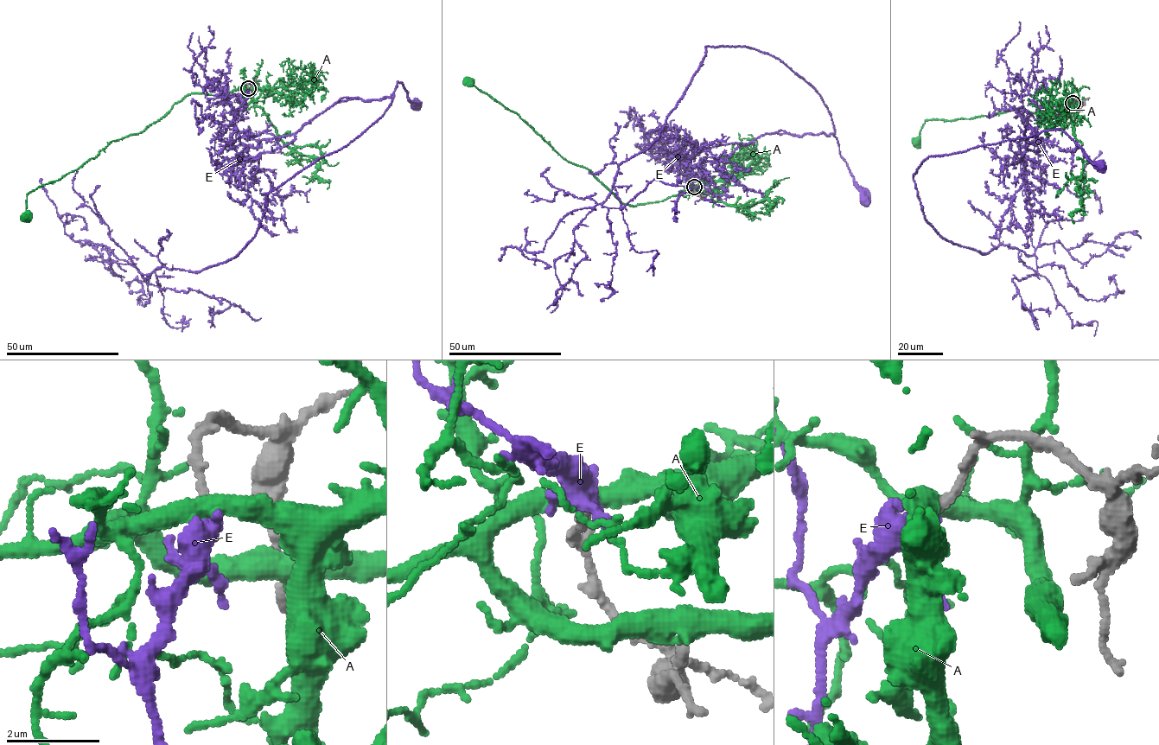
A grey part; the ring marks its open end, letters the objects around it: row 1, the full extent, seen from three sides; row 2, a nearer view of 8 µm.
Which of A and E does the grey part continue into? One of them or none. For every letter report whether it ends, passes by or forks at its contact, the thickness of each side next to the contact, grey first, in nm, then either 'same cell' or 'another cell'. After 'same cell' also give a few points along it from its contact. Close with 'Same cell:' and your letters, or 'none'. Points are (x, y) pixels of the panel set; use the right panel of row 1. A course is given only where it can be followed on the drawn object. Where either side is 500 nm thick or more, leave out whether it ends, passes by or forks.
A: it passes by; calibres 200 and 400 nm; another cell
E: it passes by; calibres 200 and 360 nm; same cell; course (1073, 103), (1064, 116), (1047, 101), (1035, 110), (1040, 145), (1026, 147), (1028, 128), (1061, 130), (1101, 167)
Same cell: E

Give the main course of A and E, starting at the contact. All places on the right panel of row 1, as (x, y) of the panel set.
A: (1073, 103), (1079, 105), (1083, 97), (1070, 107), (1055, 110), (1010, 110), (990, 116), (927, 119), (916, 143)
E: (1073, 103), (1064, 116), (1047, 101), (1035, 110), (1040, 145), (1026, 147), (1028, 128), (1061, 130), (1101, 167)

